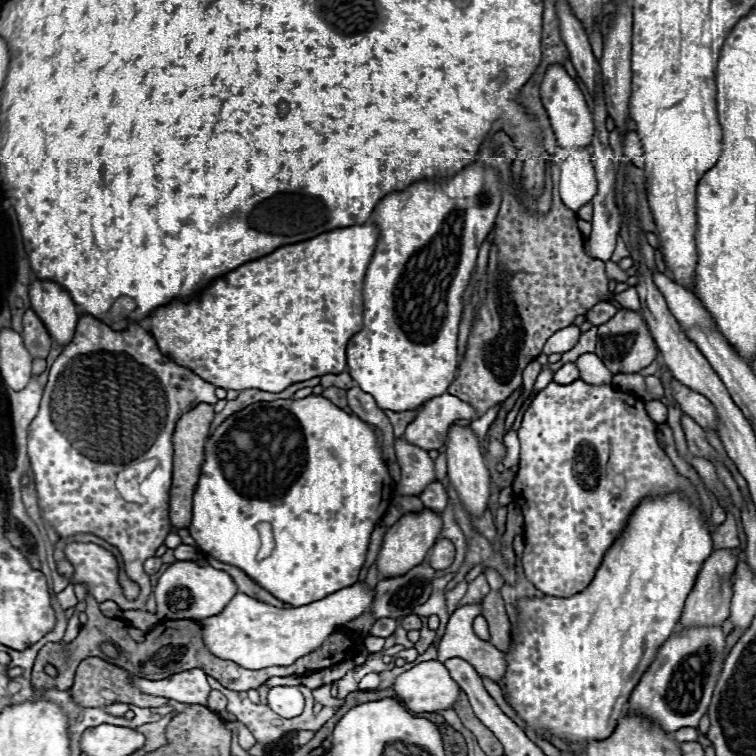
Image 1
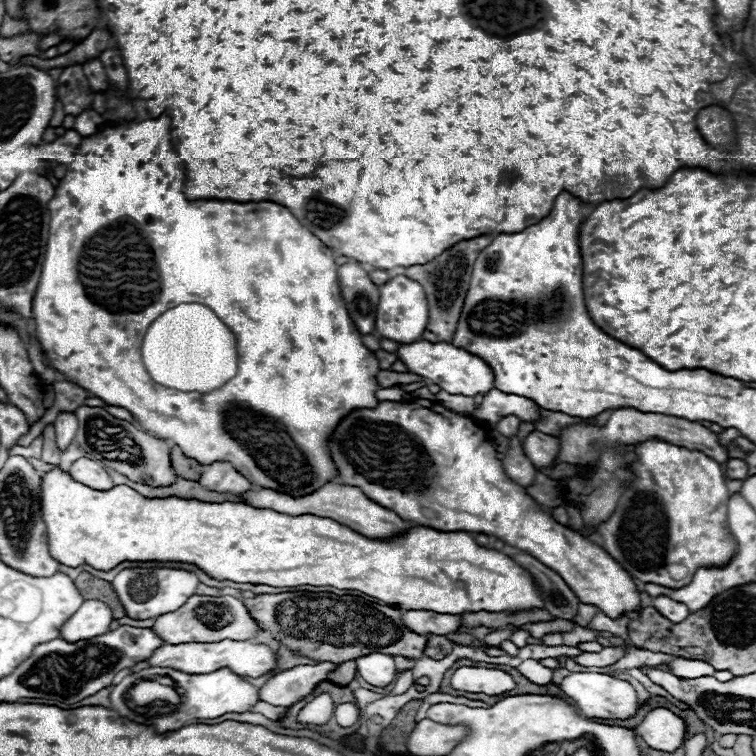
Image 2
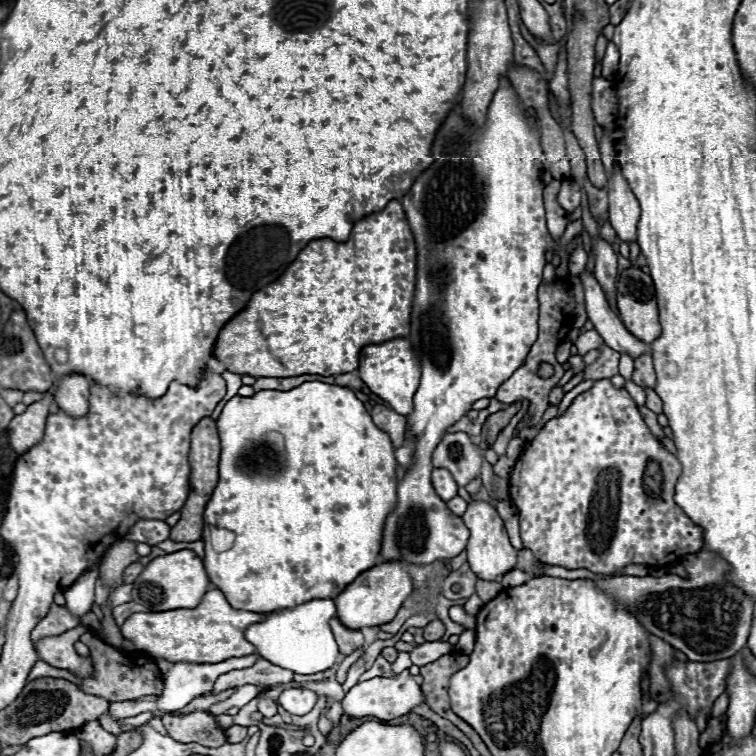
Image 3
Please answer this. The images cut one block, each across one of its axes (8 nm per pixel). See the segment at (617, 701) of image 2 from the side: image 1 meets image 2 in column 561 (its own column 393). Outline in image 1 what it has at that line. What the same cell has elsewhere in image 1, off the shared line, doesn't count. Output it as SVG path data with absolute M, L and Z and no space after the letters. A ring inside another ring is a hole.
M438 660L416 664L408 672L400 674L392 688L410 712L450 710L460 696L460 686Z

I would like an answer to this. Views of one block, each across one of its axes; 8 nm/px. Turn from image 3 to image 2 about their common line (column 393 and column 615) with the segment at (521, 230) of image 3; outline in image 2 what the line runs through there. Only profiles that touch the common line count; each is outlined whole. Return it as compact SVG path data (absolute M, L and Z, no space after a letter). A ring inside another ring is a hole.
M660 440L640 442L634 452L638 454L638 460L632 464L636 480L618 500L614 514L598 528L598 534L604 540L604 550L634 578L672 590L686 586L700 566L726 566L736 556L736 540L726 522L728 488L720 464L698 450L672 446Z

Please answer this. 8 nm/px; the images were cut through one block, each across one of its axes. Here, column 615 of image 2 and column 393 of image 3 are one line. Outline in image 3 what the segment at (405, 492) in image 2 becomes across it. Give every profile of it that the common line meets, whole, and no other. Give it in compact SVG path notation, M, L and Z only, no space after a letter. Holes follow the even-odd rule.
M388 560L378 566L372 566L364 570L354 582L350 582L340 596L336 598L336 608L338 608L338 618L346 626L382 626L390 622L396 612L400 610L402 602L410 596L412 592L412 580L408 574L408 564L400 560Z

